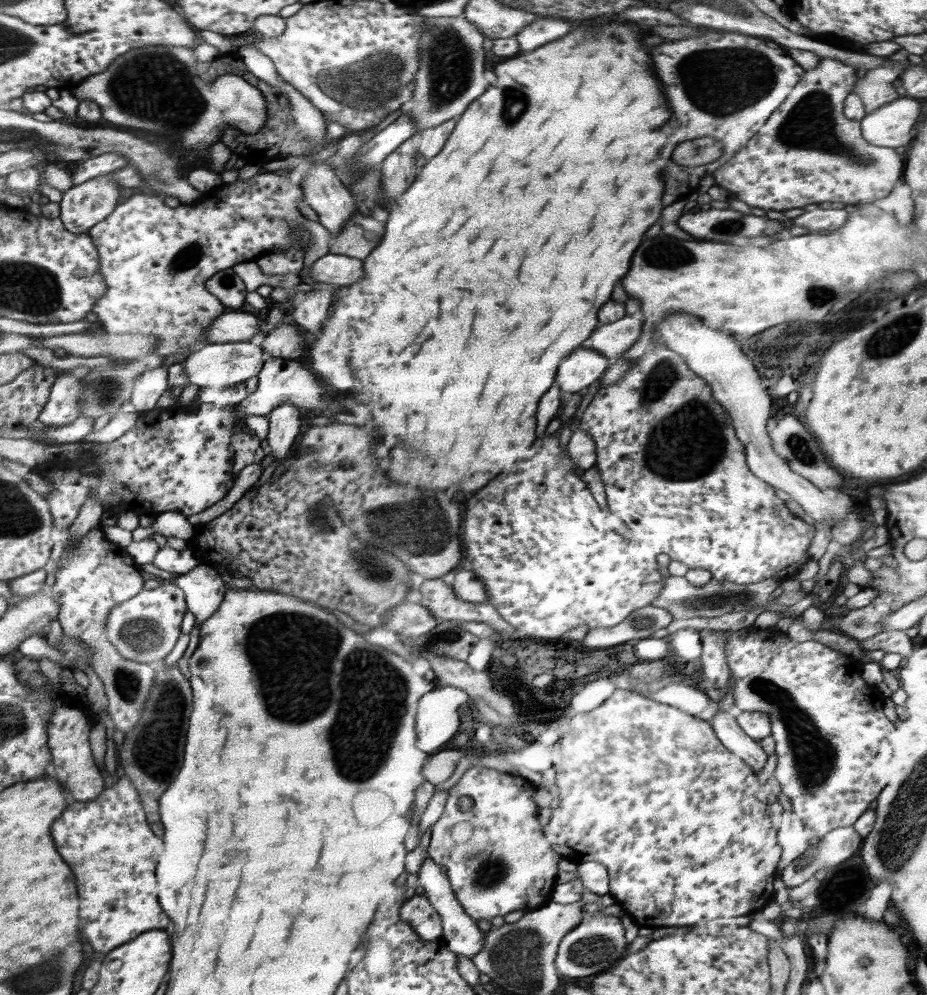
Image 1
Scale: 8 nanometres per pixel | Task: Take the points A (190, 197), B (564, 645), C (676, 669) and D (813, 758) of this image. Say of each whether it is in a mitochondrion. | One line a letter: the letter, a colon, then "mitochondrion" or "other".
A: other
B: other
C: other
D: mitochondrion

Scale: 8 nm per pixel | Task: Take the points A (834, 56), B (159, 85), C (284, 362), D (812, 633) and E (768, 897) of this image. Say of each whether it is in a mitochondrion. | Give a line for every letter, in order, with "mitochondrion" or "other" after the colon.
A: other
B: mitochondrion
C: other
D: other
E: other

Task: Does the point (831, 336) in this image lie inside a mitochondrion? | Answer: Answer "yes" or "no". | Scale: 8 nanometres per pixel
no

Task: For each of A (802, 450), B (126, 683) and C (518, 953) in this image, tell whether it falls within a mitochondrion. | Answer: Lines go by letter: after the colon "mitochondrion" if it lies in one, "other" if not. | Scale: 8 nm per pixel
A: mitochondrion
B: mitochondrion
C: mitochondrion

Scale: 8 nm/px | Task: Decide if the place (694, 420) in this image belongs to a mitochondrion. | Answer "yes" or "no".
yes

